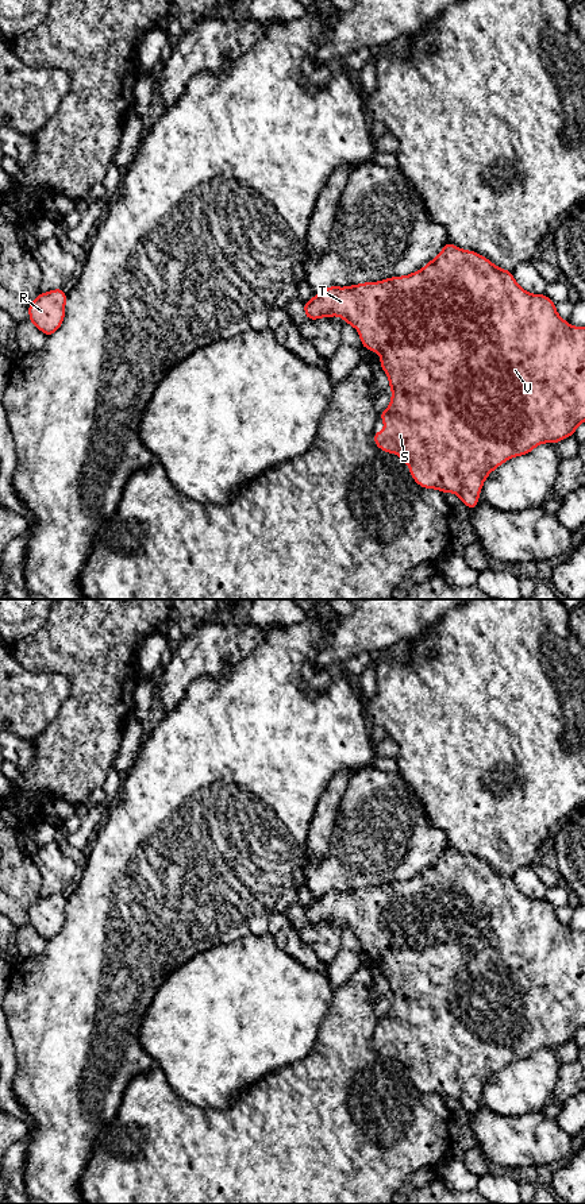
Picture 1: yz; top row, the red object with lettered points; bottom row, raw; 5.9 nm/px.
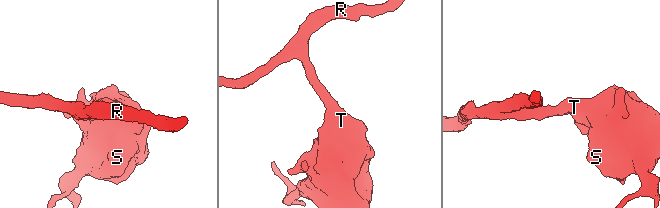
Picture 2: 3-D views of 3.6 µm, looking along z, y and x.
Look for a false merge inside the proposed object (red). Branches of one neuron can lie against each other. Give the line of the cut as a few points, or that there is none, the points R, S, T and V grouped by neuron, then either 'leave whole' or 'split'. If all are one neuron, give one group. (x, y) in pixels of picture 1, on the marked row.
no cut; R S T V; leave whole

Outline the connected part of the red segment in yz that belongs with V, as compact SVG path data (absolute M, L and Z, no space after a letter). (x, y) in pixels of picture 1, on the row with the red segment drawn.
M444 243L442 252L422 270L378 282L346 288L330 286L304 302L304 312L308 320L340 316L345 323L358 329L362 347L381 355L380 366L389 378L392 400L388 409L380 413L385 429L374 433L376 445L385 452L399 455L408 464L409 472L419 486L454 493L470 510L477 506L481 487L494 468L508 459L531 452L542 443L555 444L573 436L577 427L585 421L585 327L571 327L559 317L555 302L547 296L526 292L517 285L512 271L494 266L474 251Z

